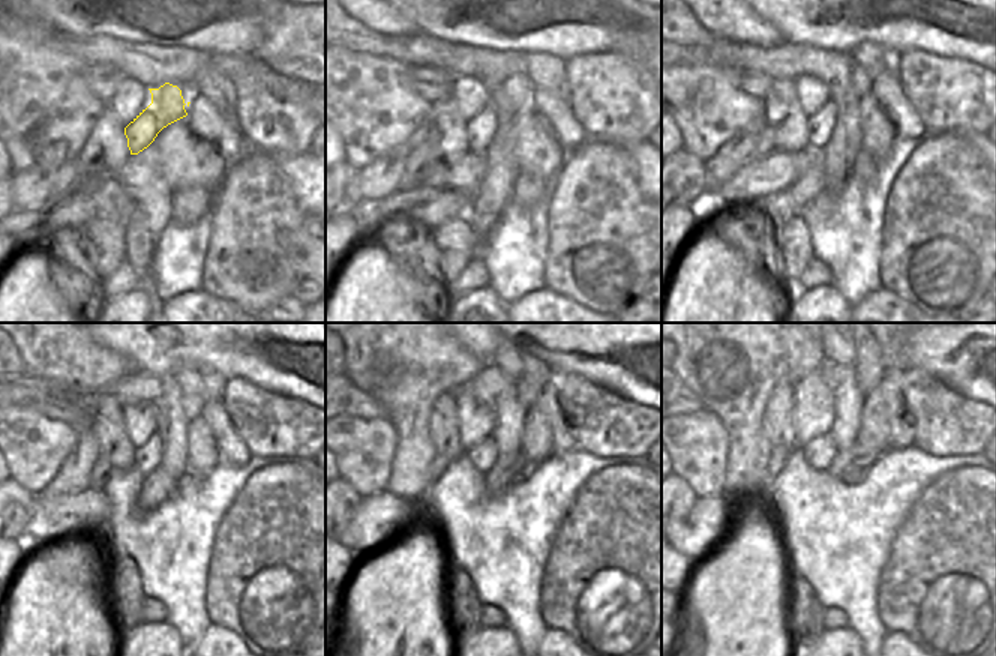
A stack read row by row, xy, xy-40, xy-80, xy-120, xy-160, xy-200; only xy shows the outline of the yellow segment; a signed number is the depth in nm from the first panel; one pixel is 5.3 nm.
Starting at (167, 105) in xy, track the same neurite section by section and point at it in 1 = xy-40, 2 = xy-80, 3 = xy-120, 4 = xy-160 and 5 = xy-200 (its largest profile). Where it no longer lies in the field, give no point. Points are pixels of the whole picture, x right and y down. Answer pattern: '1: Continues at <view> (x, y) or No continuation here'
1: Continues at xy-40 (480, 129)
2: Continues at xy-80 (821, 125)
3: Continues at xy-120 (147, 458)
4: Continues at xy-160 (483, 455)
5: Continues at xy-200 (819, 452).

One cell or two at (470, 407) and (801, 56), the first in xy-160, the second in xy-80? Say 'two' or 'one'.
two

